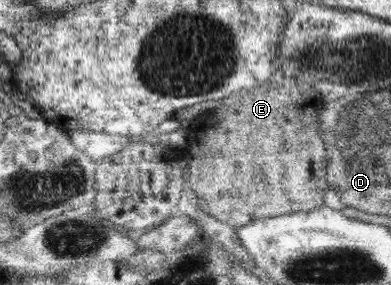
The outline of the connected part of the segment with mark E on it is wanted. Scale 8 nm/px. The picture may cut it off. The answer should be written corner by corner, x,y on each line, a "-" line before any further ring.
308,79
304,81
292,81
290,87
288,85
278,85
278,83
264,83
262,86
256,88
250,88
244,92
235,93
230,97
221,99
220,105
208,113
204,113
204,123
202,123
202,117
200,119
190,120
187,129
187,146
186,149
190,153
190,161
188,164
188,184
190,189
197,195
197,204
199,207
210,216
214,216
218,221
230,225
232,228
239,228
253,221
267,218
278,217
289,213
296,212
311,212
324,206
324,195
326,195
326,187
330,180
328,178
328,157
327,146
325,140
325,132
322,128
322,121
319,121
319,117
322,116
321,111
326,101
324,96
320,93
314,93
312,91
312,85
308,83

